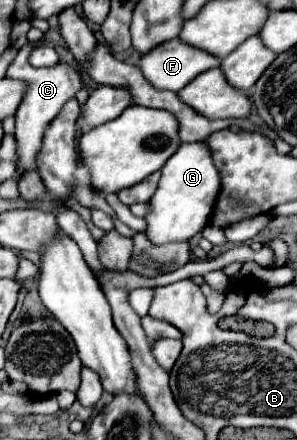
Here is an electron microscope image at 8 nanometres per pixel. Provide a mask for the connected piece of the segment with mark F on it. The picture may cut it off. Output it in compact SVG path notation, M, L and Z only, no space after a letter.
M172 38L170 42L162 42L162 46L154 46L146 56L140 56L136 66L154 88L178 92L204 70L220 66L220 60Z

